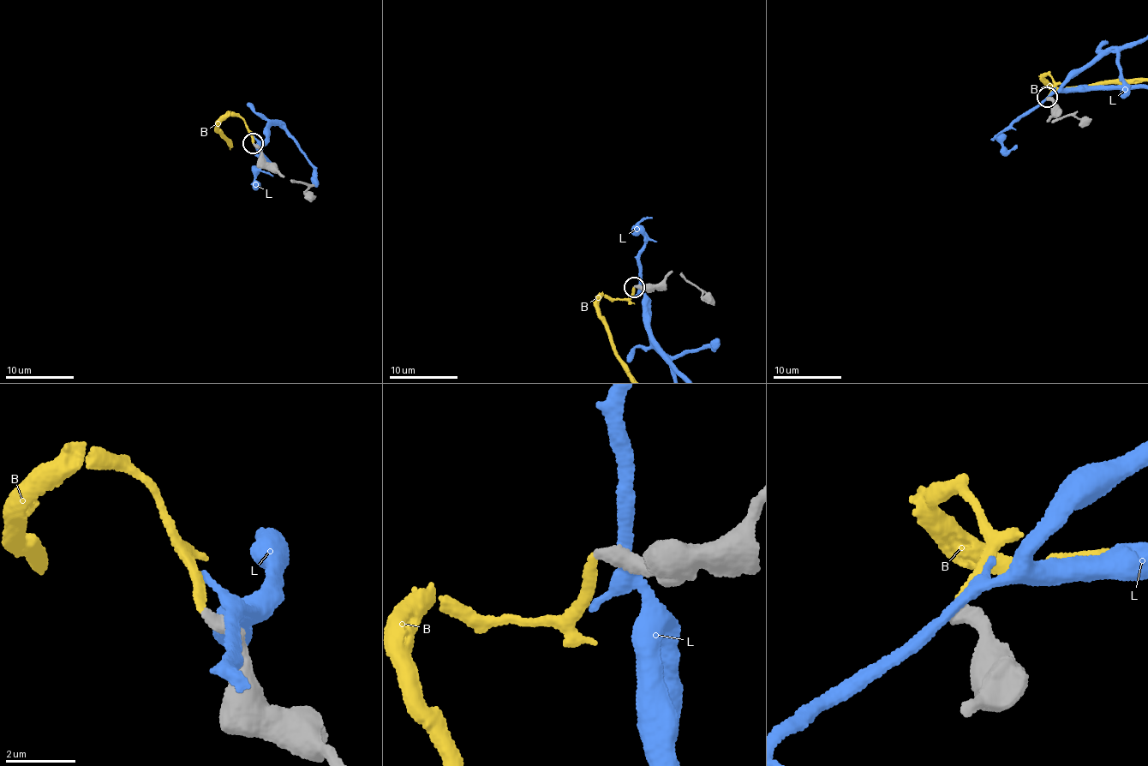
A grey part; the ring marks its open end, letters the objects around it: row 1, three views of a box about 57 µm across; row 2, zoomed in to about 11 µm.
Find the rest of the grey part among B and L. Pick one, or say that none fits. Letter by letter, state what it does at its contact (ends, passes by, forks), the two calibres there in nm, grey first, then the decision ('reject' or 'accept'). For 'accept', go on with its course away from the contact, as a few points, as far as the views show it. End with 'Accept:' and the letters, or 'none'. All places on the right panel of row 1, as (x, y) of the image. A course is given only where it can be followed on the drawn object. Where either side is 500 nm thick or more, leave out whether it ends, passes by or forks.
B: it ends; calibres 400 and 240 nm; accept
L: calibres 500 and 340 nm; reject
Accept: B

